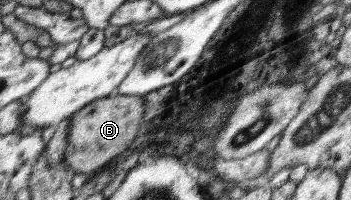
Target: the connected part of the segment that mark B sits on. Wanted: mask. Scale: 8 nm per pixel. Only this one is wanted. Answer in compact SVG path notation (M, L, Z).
M110 94L76 111L70 118L68 146L63 167L76 173L94 172L120 156L138 136L144 116L143 95Z

